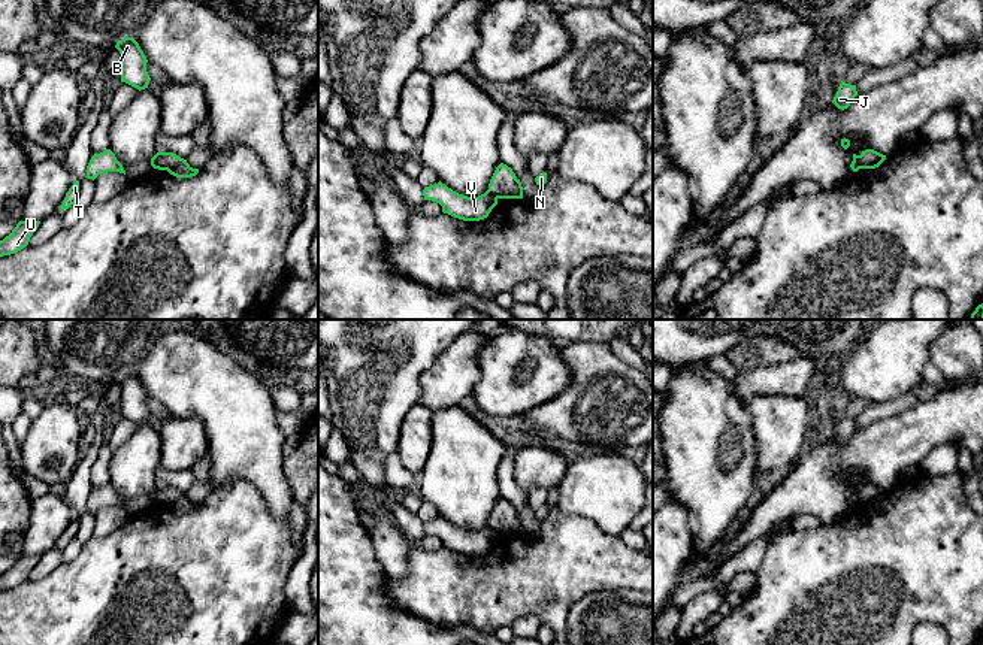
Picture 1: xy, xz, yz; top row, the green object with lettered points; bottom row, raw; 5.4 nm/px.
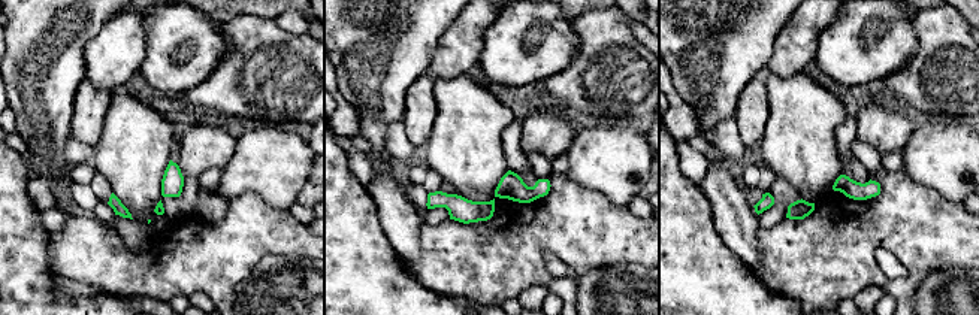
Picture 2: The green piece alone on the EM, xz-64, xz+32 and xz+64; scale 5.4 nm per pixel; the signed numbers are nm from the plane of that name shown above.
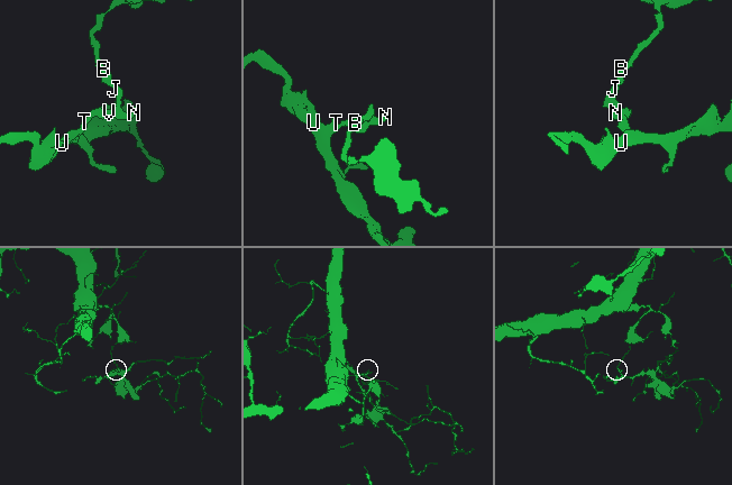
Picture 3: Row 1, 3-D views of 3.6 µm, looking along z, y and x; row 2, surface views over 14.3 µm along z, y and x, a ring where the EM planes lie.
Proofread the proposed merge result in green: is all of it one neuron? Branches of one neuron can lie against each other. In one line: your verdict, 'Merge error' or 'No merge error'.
Merge error

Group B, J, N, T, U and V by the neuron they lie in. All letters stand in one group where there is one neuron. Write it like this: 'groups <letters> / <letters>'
groups B J N / T U V

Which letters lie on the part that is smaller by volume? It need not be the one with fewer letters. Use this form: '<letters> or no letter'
T, U, V

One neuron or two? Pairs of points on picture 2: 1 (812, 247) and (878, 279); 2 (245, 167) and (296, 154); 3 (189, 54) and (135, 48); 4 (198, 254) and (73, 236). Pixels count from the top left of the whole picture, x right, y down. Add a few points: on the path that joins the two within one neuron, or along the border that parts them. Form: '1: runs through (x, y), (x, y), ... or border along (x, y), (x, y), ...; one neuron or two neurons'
1: runs through (828, 257), (861, 270); one neuron
2: runs through (257, 166), (265, 161), (284, 160); one neuron
3: runs through (175, 48), (148, 48); one neuron
4: runs through (166, 269), (156, 278), (105, 262); one neuron

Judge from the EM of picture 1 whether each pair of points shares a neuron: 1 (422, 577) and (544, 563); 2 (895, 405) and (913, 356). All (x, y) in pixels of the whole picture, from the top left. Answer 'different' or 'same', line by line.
1: same
2: different

